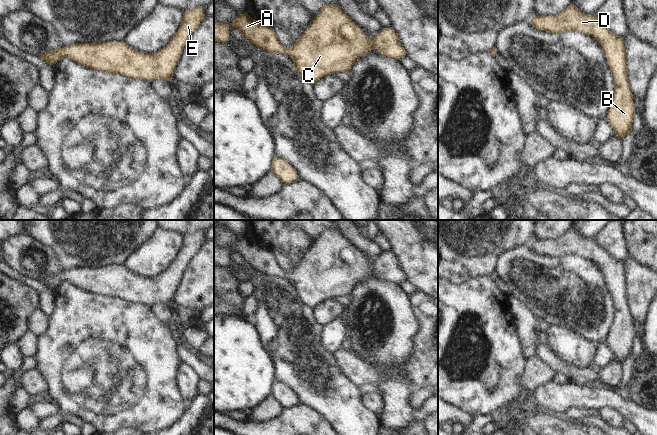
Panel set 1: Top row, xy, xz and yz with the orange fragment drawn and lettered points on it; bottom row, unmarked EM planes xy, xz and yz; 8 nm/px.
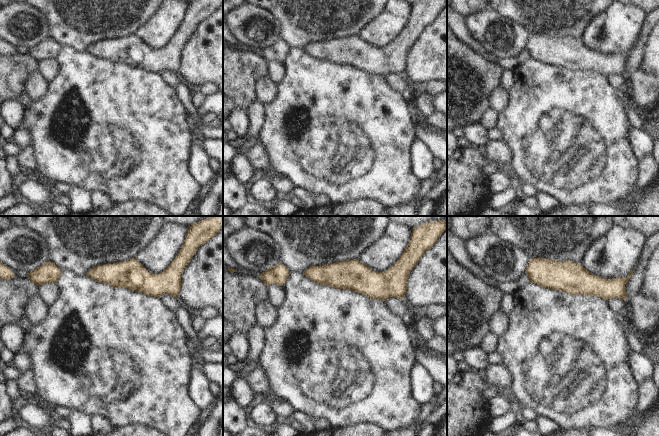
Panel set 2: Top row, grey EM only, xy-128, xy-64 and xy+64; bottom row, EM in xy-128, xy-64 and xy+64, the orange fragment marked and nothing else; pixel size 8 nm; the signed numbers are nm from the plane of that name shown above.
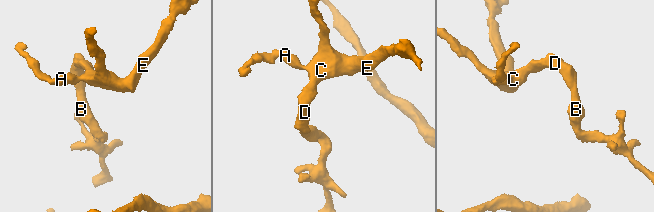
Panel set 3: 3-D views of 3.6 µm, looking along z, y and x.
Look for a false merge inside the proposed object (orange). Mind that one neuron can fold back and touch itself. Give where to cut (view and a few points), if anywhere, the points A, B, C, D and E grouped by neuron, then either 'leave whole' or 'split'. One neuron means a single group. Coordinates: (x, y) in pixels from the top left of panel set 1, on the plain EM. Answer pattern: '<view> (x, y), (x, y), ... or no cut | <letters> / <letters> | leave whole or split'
no cut | A B C D E | leave whole

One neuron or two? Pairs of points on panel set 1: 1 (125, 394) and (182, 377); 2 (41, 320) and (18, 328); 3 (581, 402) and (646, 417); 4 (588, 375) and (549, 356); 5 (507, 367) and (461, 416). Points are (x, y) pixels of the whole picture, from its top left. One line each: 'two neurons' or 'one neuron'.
1: two neurons
2: two neurons
3: one neuron
4: one neuron
5: two neurons

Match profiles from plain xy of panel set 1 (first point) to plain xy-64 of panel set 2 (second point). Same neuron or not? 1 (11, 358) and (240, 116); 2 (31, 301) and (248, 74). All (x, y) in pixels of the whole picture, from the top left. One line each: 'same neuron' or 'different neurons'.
1: same neuron
2: same neuron

